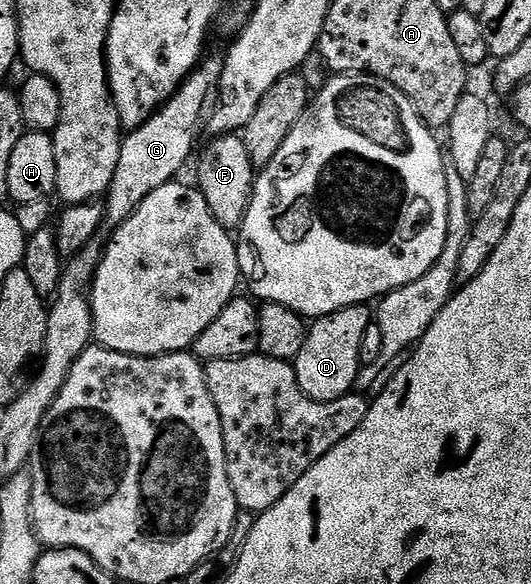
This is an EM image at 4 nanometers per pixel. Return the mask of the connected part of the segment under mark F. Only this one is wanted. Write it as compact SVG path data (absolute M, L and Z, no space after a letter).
M241 135L216 136L209 142L211 144L206 149L201 149L202 161L198 164L196 187L204 194L204 202L208 202L212 218L216 218L216 222L220 222L222 228L237 230L242 227L254 193L256 169L252 160L248 158L248 150Z

